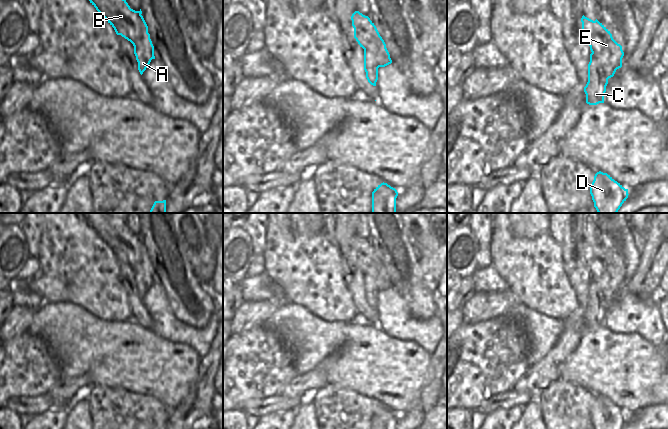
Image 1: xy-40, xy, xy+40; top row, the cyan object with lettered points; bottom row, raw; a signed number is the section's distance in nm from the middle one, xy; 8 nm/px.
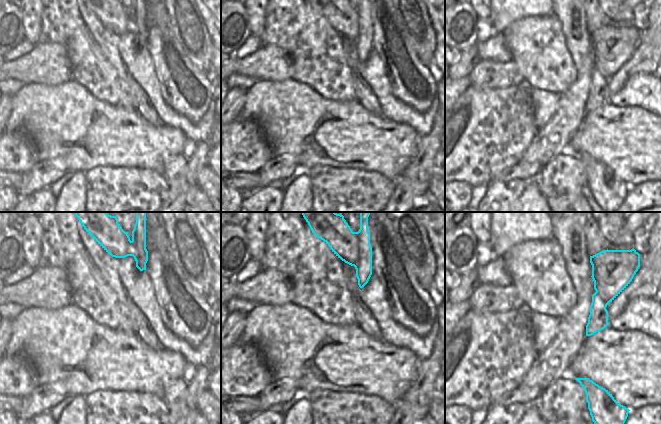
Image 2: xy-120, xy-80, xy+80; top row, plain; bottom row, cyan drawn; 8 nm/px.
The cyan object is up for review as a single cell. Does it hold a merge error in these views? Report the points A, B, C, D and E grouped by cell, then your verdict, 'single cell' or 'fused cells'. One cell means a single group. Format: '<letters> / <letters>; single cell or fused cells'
A C D / B E; fused cells

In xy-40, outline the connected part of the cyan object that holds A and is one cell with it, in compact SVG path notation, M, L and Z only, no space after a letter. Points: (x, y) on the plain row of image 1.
M145 257L137 266L133 267L134 278L138 286L138 294L142 299L152 284L152 276L150 274L150 258Z

